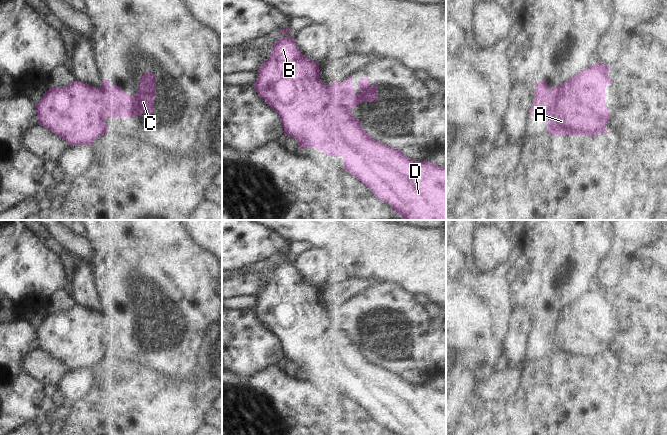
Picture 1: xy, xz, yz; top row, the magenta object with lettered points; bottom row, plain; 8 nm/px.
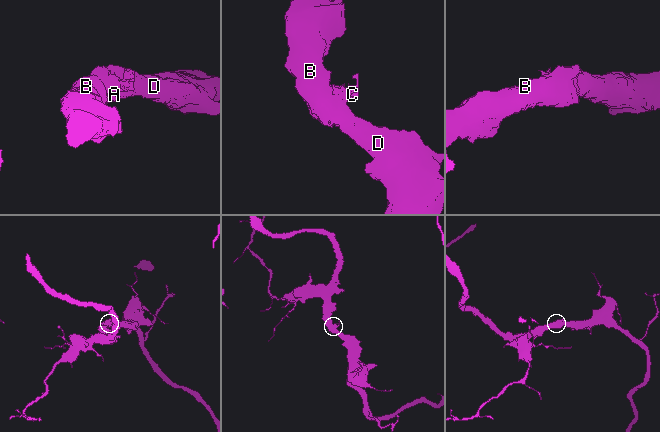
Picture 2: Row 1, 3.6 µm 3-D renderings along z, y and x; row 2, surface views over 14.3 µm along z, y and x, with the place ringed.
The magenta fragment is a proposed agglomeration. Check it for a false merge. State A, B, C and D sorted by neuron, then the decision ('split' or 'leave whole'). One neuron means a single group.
A B D / C; split

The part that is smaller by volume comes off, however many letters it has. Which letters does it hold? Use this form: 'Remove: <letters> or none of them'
Remove: C

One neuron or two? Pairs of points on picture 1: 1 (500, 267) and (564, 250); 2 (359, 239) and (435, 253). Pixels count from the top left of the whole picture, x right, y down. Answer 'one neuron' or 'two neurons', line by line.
1: two neurons
2: one neuron

